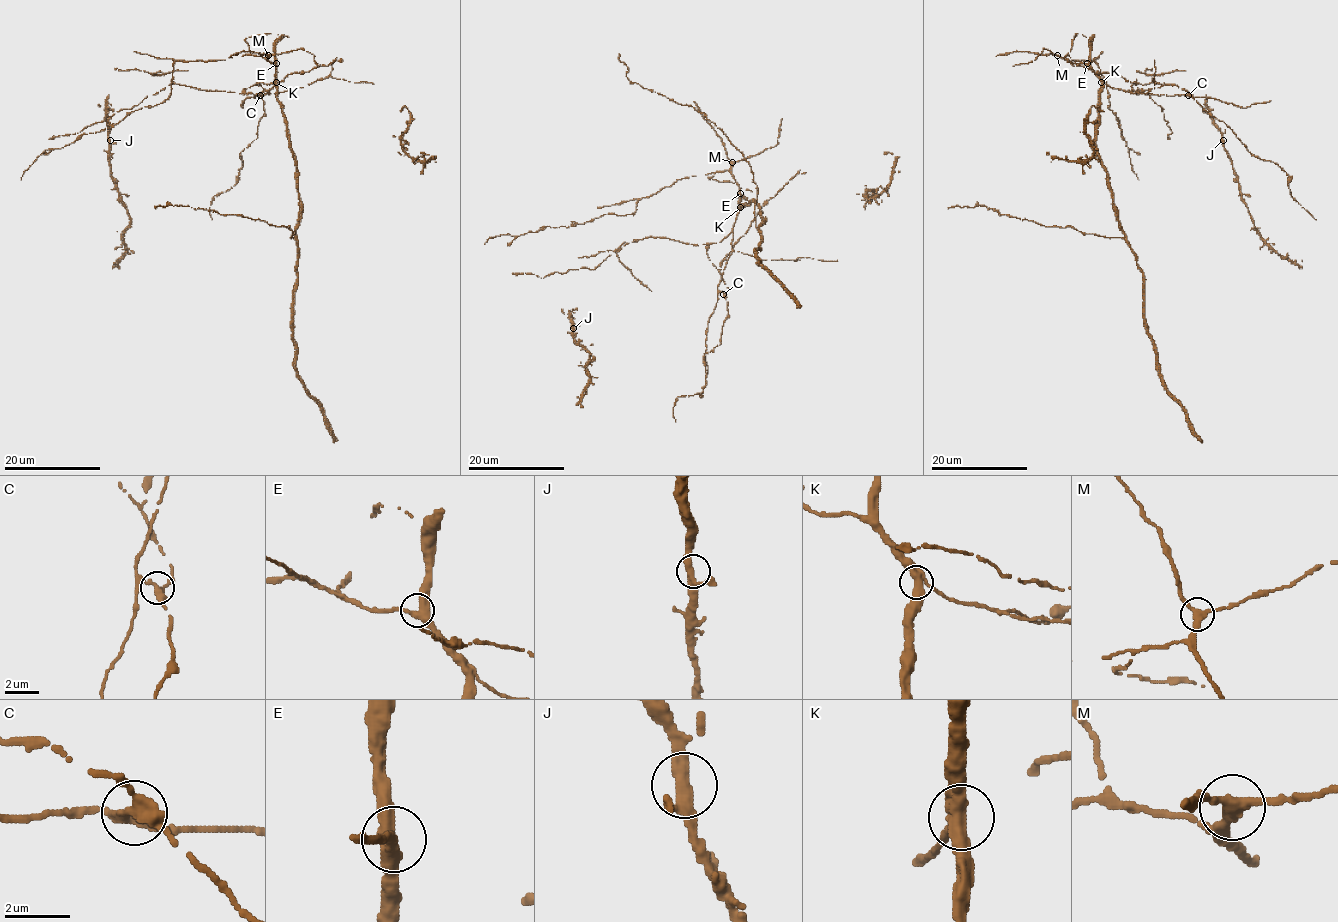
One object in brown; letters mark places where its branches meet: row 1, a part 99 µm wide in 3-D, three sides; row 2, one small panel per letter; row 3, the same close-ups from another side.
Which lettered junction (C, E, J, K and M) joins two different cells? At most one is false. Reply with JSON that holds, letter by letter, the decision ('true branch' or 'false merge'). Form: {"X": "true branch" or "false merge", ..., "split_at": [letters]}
{"C": "false merge", "E": "true branch", "J": "true branch", "K": "true branch", "M": "true branch", "split_at": ["C"]}

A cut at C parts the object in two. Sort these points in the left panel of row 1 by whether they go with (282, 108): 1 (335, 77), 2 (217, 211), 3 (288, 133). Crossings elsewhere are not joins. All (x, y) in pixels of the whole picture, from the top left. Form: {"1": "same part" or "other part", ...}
{"1": "same part", "2": "same part", "3": "same part"}

